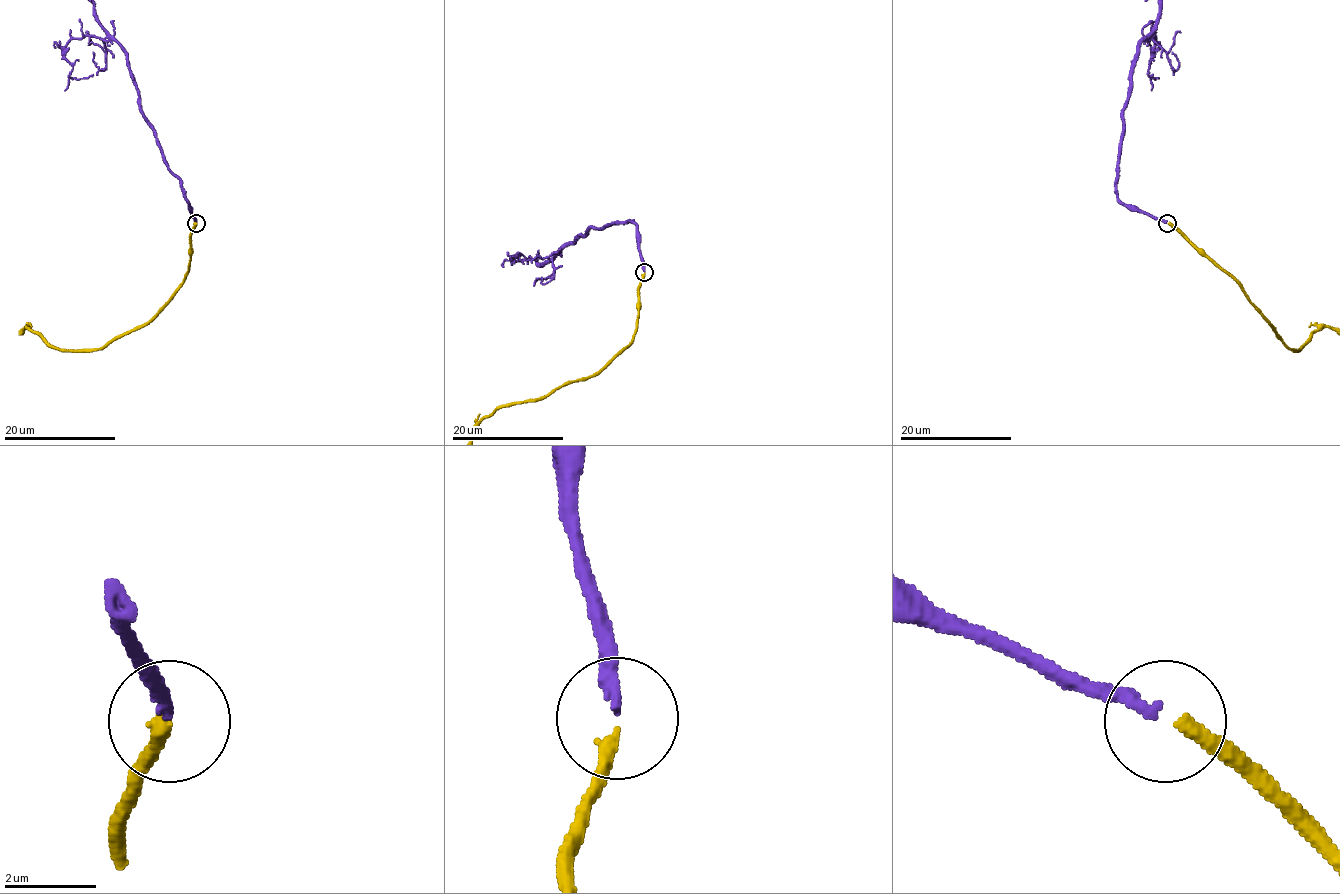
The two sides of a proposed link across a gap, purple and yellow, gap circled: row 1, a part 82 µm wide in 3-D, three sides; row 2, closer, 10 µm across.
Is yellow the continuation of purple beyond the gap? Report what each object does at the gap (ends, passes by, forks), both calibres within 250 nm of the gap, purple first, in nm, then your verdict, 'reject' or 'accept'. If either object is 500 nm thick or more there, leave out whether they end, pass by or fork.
purple ends | yellow ends | 240/300 nm | accept

